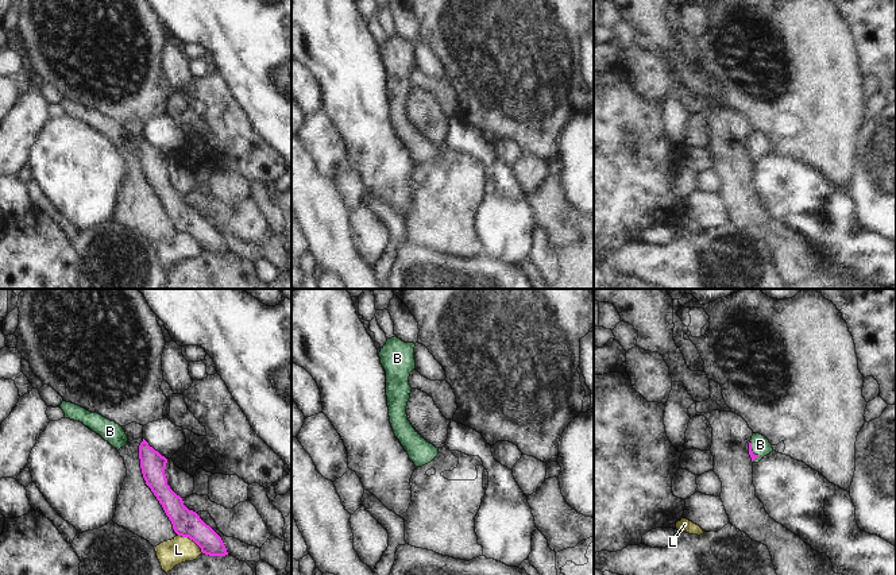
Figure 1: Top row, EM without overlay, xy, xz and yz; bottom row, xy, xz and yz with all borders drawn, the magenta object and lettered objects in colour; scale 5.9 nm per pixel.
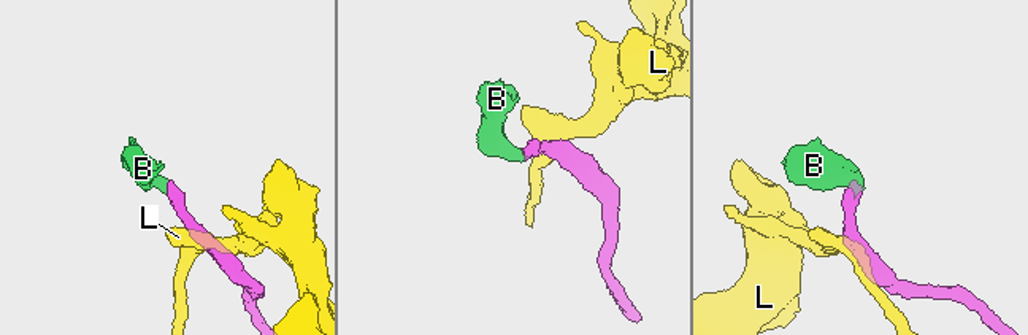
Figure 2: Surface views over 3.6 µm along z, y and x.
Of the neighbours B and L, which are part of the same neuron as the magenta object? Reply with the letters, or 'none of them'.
B

